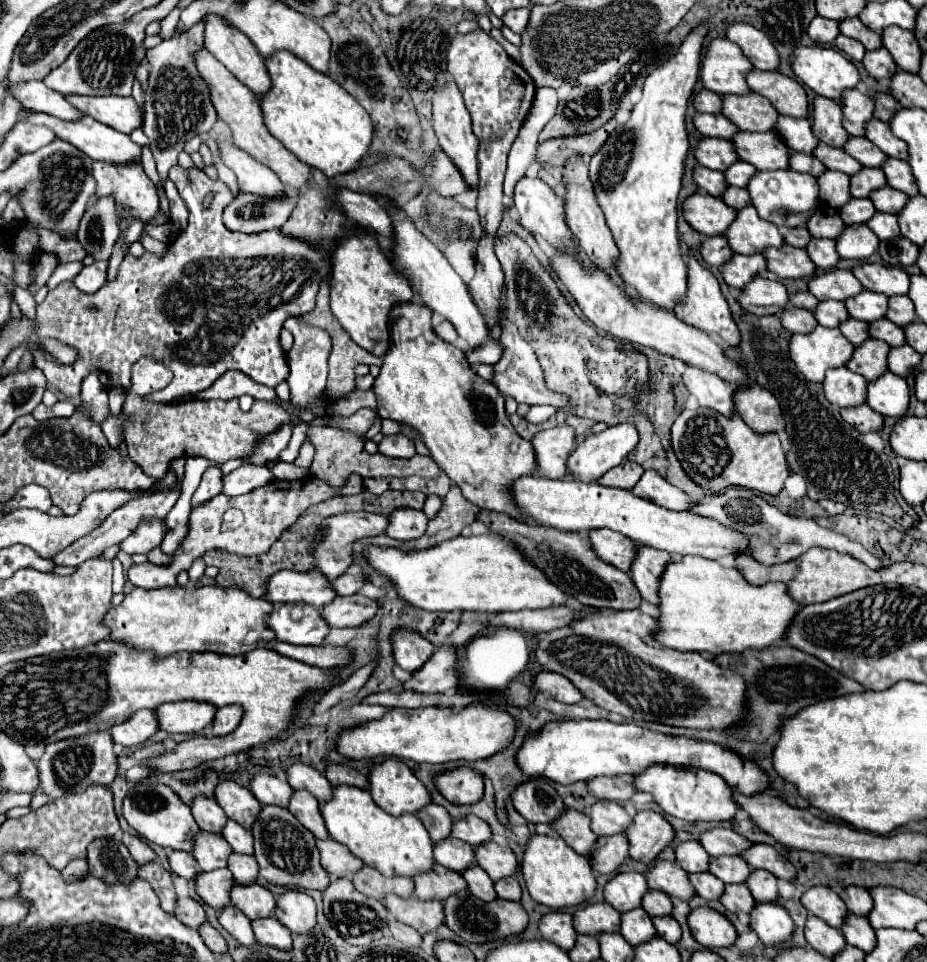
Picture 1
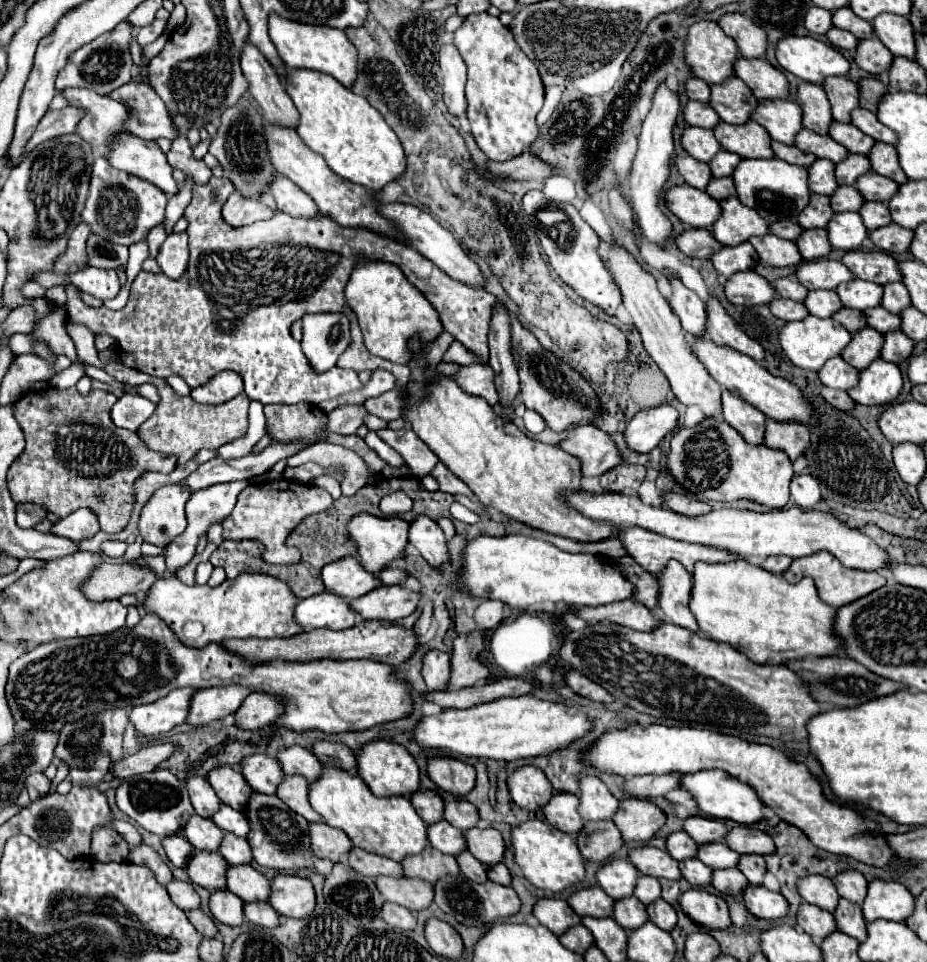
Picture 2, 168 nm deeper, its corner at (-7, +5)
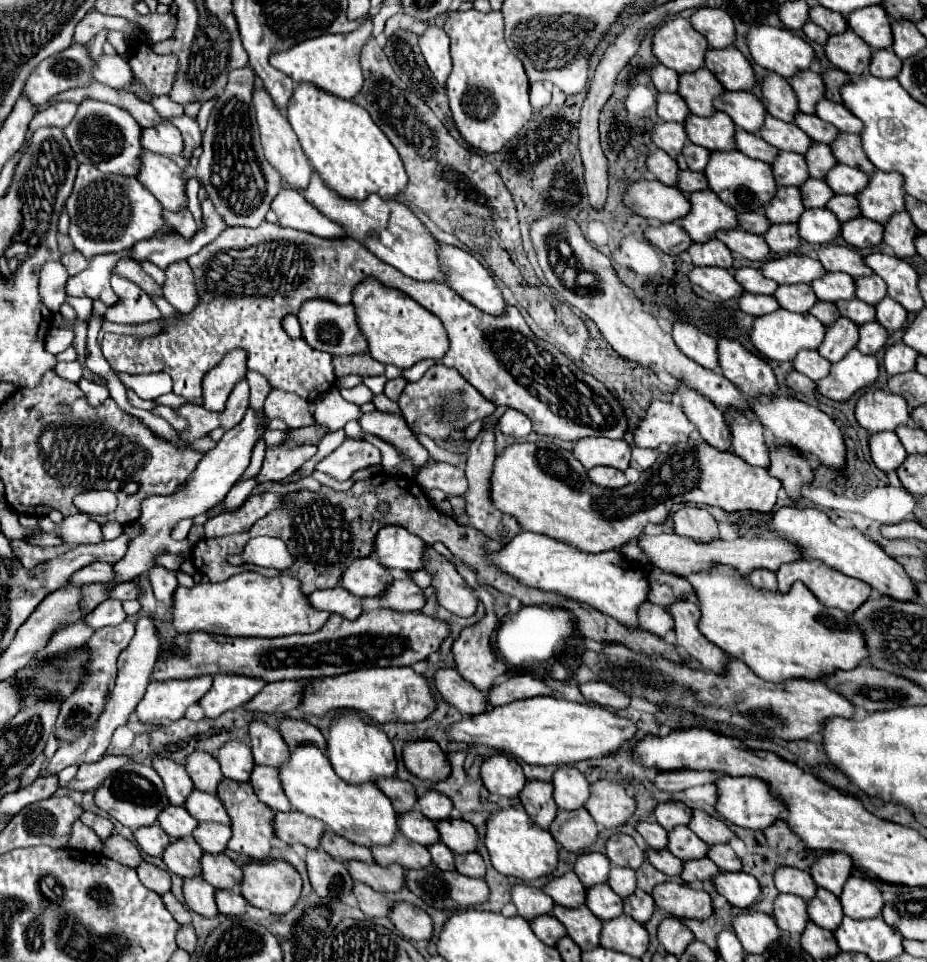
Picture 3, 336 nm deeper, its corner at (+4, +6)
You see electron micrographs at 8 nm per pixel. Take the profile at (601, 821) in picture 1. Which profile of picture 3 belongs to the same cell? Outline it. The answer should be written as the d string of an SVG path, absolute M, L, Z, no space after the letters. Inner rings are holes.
M563 766L553 776L555 786L555 802L561 810L577 810L583 808L591 796L591 784L587 778L571 766Z

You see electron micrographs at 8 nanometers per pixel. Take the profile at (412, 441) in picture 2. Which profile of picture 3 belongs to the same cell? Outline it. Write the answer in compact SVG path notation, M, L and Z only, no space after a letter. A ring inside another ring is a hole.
M373 412L373 414L363 414L359 418L359 424L365 432L395 446L397 452L405 460L409 460L415 468L421 468L429 460L427 450L417 442L417 438L413 436L413 432L409 430L407 422L401 416Z

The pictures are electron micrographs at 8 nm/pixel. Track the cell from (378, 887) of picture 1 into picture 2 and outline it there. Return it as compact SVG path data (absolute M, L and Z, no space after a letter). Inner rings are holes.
M352 847L350 853L348 853L348 865L366 875L366 877L372 877L376 879L378 875L390 875L390 877L402 877L402 865L396 863L396 861L388 861L388 857L380 857L380 855L374 855L374 853L368 853L364 849L358 849L358 847Z

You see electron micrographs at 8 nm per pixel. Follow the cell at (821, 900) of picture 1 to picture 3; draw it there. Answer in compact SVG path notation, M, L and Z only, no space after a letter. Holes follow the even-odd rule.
M777 868L775 886L779 892L801 896L805 902L813 900L817 894L817 884L813 882L811 874L797 868Z

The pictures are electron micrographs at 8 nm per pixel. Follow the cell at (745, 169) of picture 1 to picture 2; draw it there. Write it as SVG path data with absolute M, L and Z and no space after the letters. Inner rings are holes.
M718 151L718 153L714 155L714 161L708 163L710 173L712 173L714 177L726 177L726 175L730 175L730 173L734 171L734 167L740 163L740 159L742 159L742 157L734 155L734 153L730 153L730 151Z

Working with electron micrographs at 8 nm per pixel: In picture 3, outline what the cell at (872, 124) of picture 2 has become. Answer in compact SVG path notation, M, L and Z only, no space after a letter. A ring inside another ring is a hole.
M821 100L819 108L817 108L817 116L825 122L831 122L835 128L839 128L841 132L849 132L849 134L859 134L863 130L863 122L843 104L835 104L831 100Z

